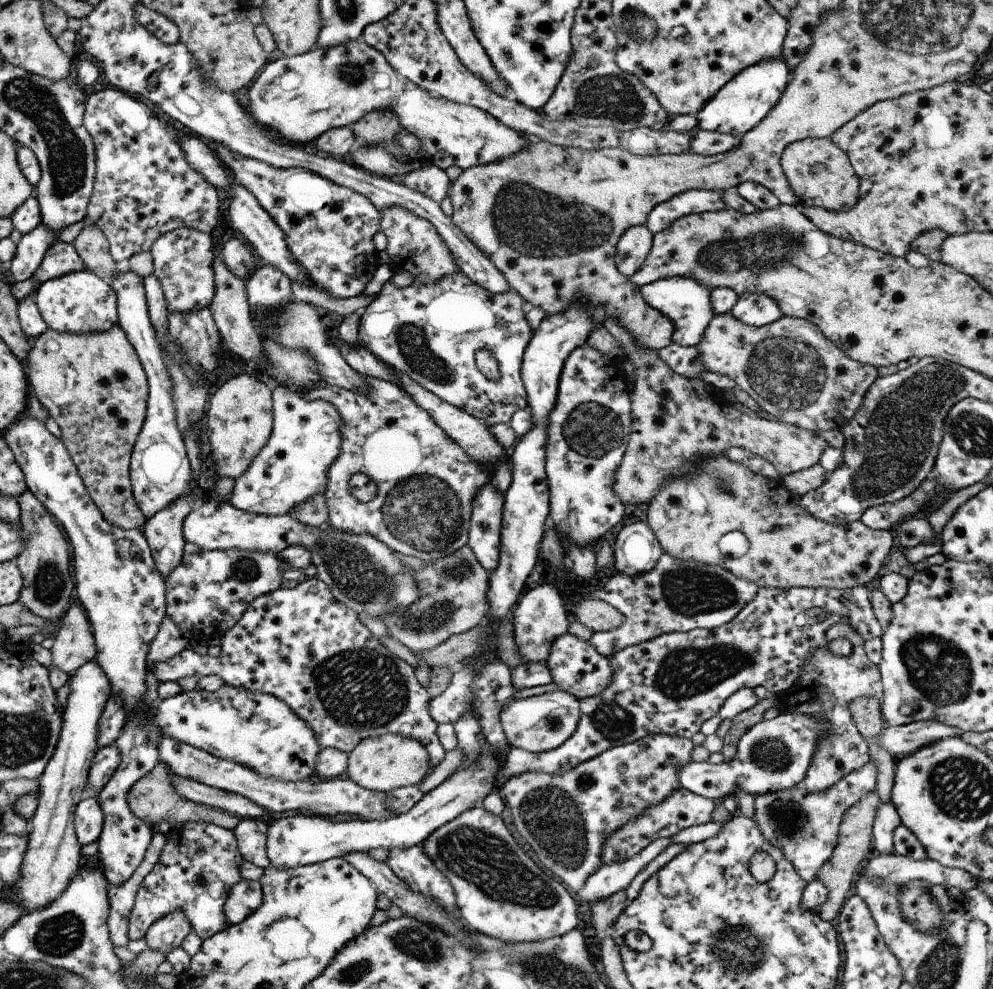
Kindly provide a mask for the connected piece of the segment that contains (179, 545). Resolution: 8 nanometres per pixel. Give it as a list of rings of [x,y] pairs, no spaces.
[[[194,492],[186,494],[180,500],[176,500],[176,504],[164,508],[144,523],[142,531],[151,547],[151,555],[160,572],[166,577],[170,576],[176,570],[176,566],[182,562],[182,554],[186,546],[182,534],[183,522],[197,503],[199,503],[198,496]]]

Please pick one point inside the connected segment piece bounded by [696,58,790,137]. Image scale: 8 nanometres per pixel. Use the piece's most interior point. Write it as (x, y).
(742, 103)

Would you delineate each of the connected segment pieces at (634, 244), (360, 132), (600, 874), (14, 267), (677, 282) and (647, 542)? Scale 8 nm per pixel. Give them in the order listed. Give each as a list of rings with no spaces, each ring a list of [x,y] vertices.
[[[644,225],[632,226],[620,236],[616,244],[614,262],[620,274],[630,277],[640,270],[653,244],[653,234]]]
[[[372,110],[352,126],[355,136],[366,146],[394,140],[401,130],[400,118],[390,110]]]
[[[662,837],[629,859],[616,861],[610,866],[602,865],[586,879],[584,886],[575,894],[577,900],[591,905],[602,898],[610,898],[616,892],[625,891],[640,870],[671,844],[670,838]]]
[[[42,223],[30,234],[21,236],[17,244],[17,252],[7,264],[14,283],[30,279],[39,270],[40,263],[43,262],[47,251],[55,242],[58,242],[58,236],[59,234],[52,232]]]
[[[684,276],[664,278],[640,287],[640,294],[646,300],[646,304],[652,306],[660,314],[664,314],[672,322],[674,327],[673,342],[684,347],[694,347],[700,344],[708,324],[714,318],[714,312],[710,306],[710,293],[711,291],[700,284],[698,280],[684,278]]]
[[[627,519],[612,534],[615,564],[613,570],[626,576],[650,572],[660,560],[663,550],[646,521]]]

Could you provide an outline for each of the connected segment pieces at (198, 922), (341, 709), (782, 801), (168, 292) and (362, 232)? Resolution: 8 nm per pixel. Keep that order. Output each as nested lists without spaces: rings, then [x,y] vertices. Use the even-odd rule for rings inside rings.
[[[184,822],[166,834],[164,850],[154,864],[152,870],[144,877],[140,884],[139,892],[135,896],[135,906],[132,908],[130,923],[128,924],[128,938],[140,940],[147,934],[148,928],[163,916],[175,912],[184,914],[184,918],[190,922],[192,930],[202,938],[208,940],[211,936],[226,930],[230,926],[226,914],[228,892],[234,884],[242,880],[240,866],[242,866],[243,855],[239,851],[238,841],[235,833],[220,825],[208,824],[208,822]]]
[[[315,576],[299,583],[295,588],[278,588],[267,595],[259,596],[250,604],[243,618],[222,638],[222,653],[218,657],[200,656],[191,649],[184,649],[174,658],[160,662],[152,668],[158,682],[177,682],[186,676],[220,676],[226,686],[244,688],[250,692],[264,692],[284,700],[296,716],[300,716],[319,737],[320,748],[336,748],[352,752],[368,737],[386,733],[399,734],[420,742],[428,756],[430,766],[436,768],[447,753],[440,744],[437,722],[430,716],[427,688],[418,682],[415,668],[394,656],[379,638],[372,636],[358,618],[356,612],[344,606],[332,596],[331,589]]]
[[[870,759],[866,766],[856,768],[832,788],[818,794],[807,792],[806,787],[800,785],[790,790],[755,796],[753,819],[758,824],[764,840],[770,842],[774,848],[780,848],[784,858],[792,862],[800,878],[809,883],[817,879],[818,870],[832,858],[838,844],[840,823],[846,810],[862,796],[875,790],[876,785],[877,770]]]
[[[178,228],[160,236],[150,248],[154,274],[162,285],[168,312],[196,312],[209,308],[215,298],[214,240],[193,228]]]
[[[212,141],[209,143],[216,152],[216,156],[220,158],[220,162],[224,164],[224,168],[227,168],[234,176],[234,180],[238,184],[242,184],[246,190],[250,190],[258,199],[258,204],[282,228],[290,254],[306,270],[312,284],[316,284],[320,290],[327,292],[334,298],[358,296],[366,288],[366,268],[368,268],[368,282],[370,282],[374,276],[374,270],[380,266],[379,252],[372,246],[372,236],[381,230],[380,212],[376,210],[372,200],[368,200],[368,197],[354,192],[351,188],[320,176],[319,173],[310,172],[300,167],[276,168],[254,158],[244,158],[242,154],[230,150],[228,146],[220,144],[220,142]],[[368,240],[370,240],[372,248],[356,248],[360,242],[368,242]]]

